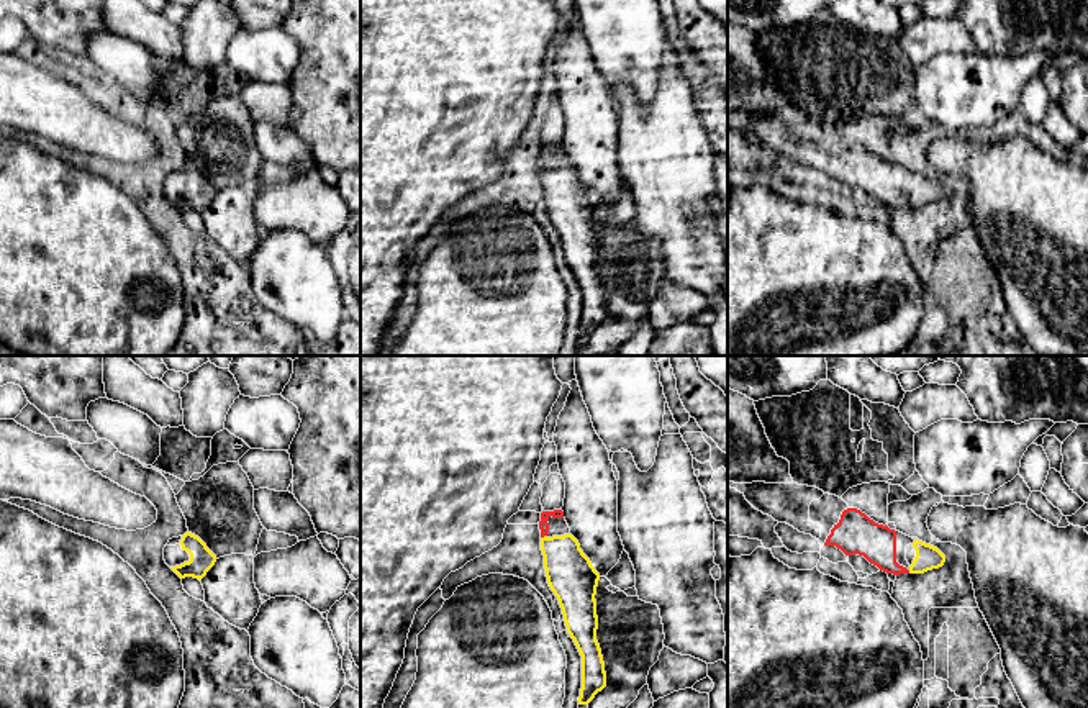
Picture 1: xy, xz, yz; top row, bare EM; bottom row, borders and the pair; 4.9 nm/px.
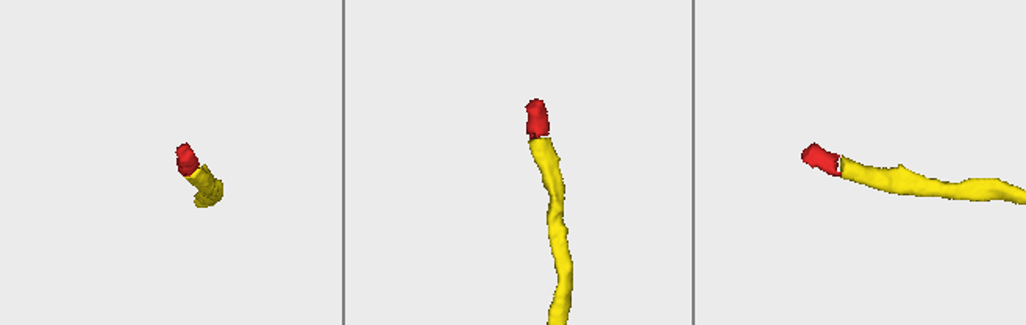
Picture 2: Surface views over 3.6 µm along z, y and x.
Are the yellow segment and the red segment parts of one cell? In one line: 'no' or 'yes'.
yes

